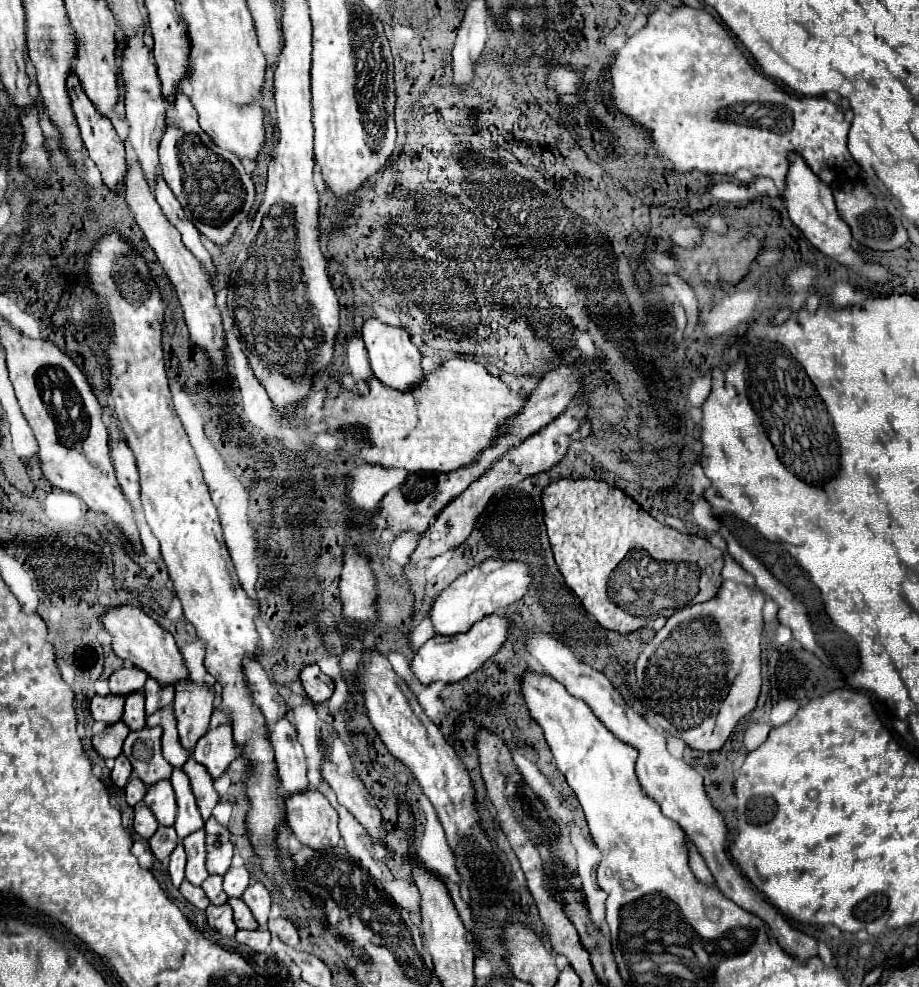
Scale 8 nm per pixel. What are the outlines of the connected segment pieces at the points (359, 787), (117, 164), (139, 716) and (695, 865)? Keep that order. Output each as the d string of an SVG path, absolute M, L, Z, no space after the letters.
M323 758L321 774L337 794L337 802L367 830L369 838L373 842L385 842L387 830L383 826L383 816L359 776L353 772L339 774L337 766L329 758Z
M75 74L69 76L67 80L67 88L69 88L69 94L71 94L71 102L73 102L73 112L77 116L77 124L79 124L79 130L81 130L81 138L85 142L85 148L91 156L91 160L95 162L95 166L99 168L101 172L101 178L103 178L103 184L111 190L111 192L119 192L119 186L123 184L125 180L125 174L127 174L127 154L125 154L125 142L117 136L111 120L103 118L95 108L93 108L93 102L89 102L89 98L85 98L85 92L81 90L79 86L79 80Z
M129 694L125 698L125 714L121 720L131 730L145 728L145 698L143 698L143 694Z
M687 840L687 844L689 844L689 864L691 864L693 874L695 874L701 882L705 882L705 884L715 884L715 882L713 882L713 876L709 874L709 868L705 866L705 862L703 862L703 858L701 858L701 854L697 854L697 850L691 846L689 840Z

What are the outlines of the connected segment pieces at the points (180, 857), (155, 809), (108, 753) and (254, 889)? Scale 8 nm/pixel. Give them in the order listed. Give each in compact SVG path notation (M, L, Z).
M179 842L177 848L171 854L171 862L169 862L169 874L171 874L171 882L175 888L179 888L179 884L185 878L185 850L183 844Z
M161 780L153 786L149 786L147 794L145 794L145 804L155 814L157 822L161 826L173 826L175 814L177 814L177 804L175 804L175 792L173 792L169 780Z
M117 722L105 728L99 736L93 736L93 748L101 758L117 758L123 750L123 742L129 734L129 728L123 722Z
M257 882L247 886L247 890L243 892L243 902L251 908L255 920L259 922L261 928L267 928L267 916L269 916L269 906L271 906L271 896L269 890L265 888L265 884Z

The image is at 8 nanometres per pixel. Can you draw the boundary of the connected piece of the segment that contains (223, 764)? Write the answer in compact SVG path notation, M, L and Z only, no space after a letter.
M231 722L221 724L217 728L211 728L195 746L193 758L207 768L213 780L217 780L229 764L239 756L239 750L235 748L233 740L233 728Z

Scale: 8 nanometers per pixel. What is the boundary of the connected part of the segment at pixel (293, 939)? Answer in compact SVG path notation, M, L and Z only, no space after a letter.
M275 918L269 920L269 932L273 936L277 936L281 942L285 942L287 946L297 946L299 944L299 936L297 936L297 928L293 926L291 920L287 918Z

